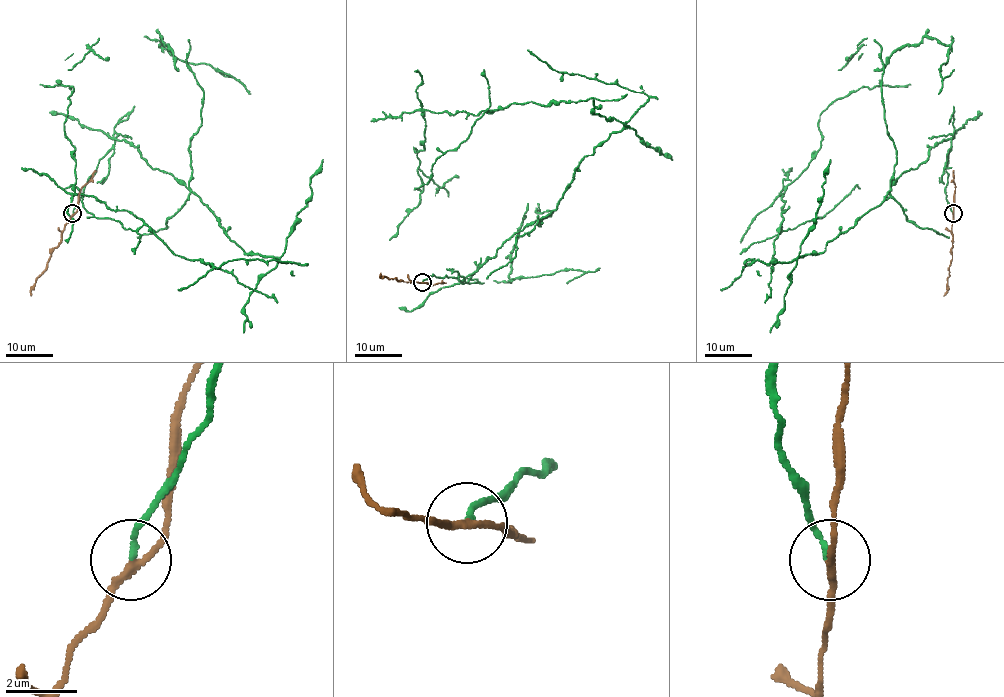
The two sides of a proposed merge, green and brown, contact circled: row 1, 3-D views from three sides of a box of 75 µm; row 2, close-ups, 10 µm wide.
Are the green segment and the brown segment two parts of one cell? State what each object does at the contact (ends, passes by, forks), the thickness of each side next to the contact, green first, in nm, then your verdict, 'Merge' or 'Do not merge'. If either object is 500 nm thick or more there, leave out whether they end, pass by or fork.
At the ring green ends. At the ring brown passes by. Thickness 140 nm (green) against 180 nm. Do not merge

